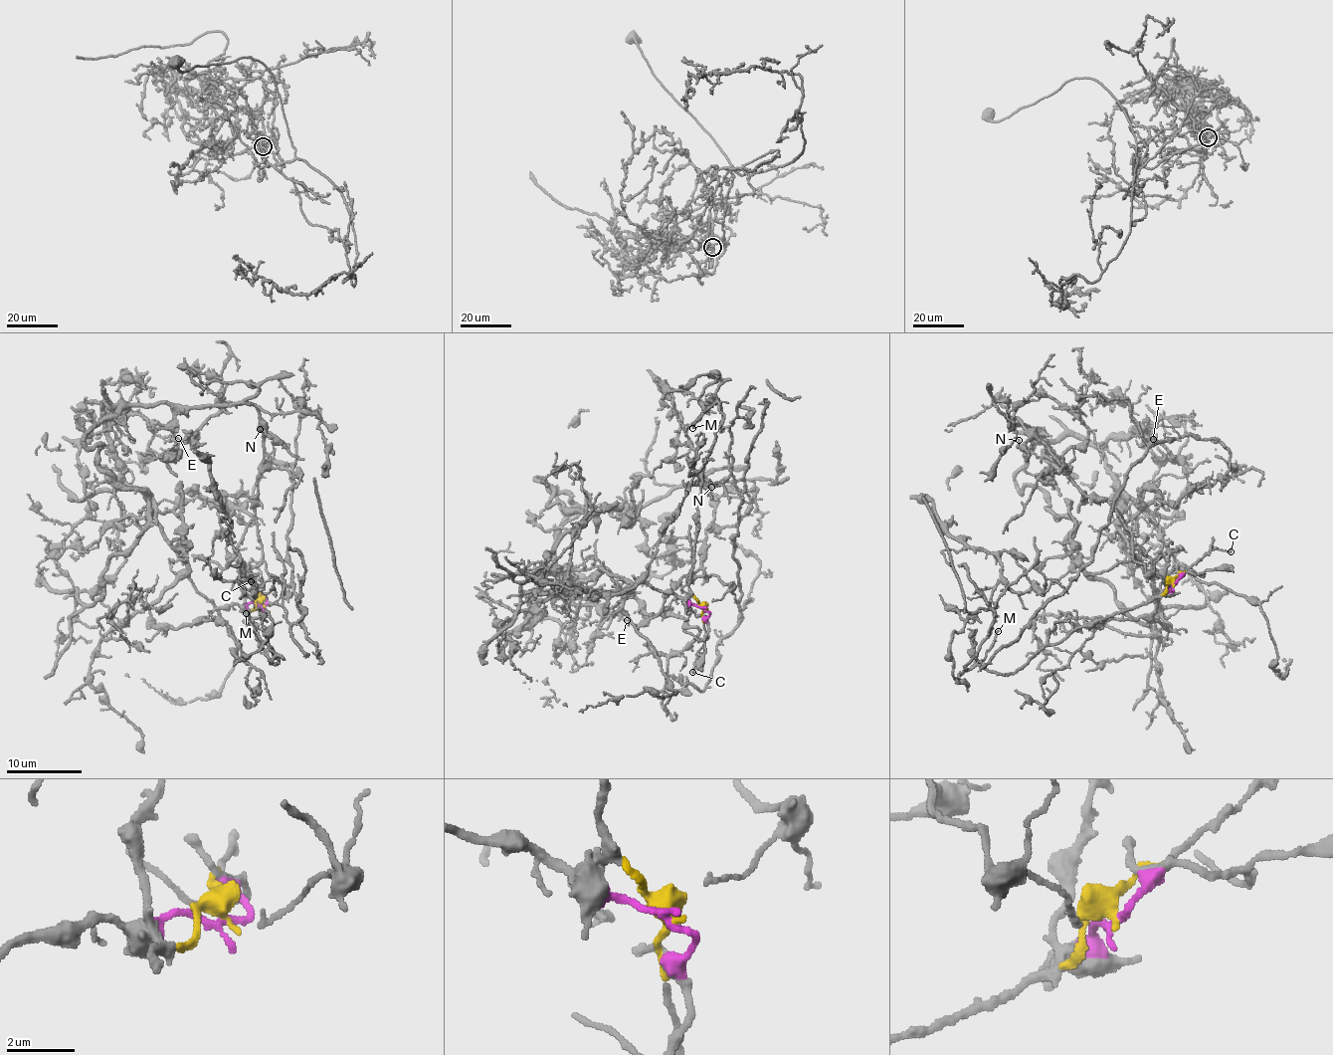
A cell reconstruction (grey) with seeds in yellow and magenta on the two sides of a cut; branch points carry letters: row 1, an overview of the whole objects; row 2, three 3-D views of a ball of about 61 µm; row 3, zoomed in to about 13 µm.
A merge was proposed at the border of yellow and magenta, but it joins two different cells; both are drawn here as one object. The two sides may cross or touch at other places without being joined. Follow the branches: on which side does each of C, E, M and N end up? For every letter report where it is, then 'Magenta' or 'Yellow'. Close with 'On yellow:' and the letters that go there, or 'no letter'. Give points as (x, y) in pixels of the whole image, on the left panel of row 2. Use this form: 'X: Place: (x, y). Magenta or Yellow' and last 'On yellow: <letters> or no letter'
C: Place: (251, 581). Yellow
E: Place: (178, 438). Magenta
M: Place: (246, 613). Yellow
N: Place: (260, 429). Magenta
On yellow: C, M

